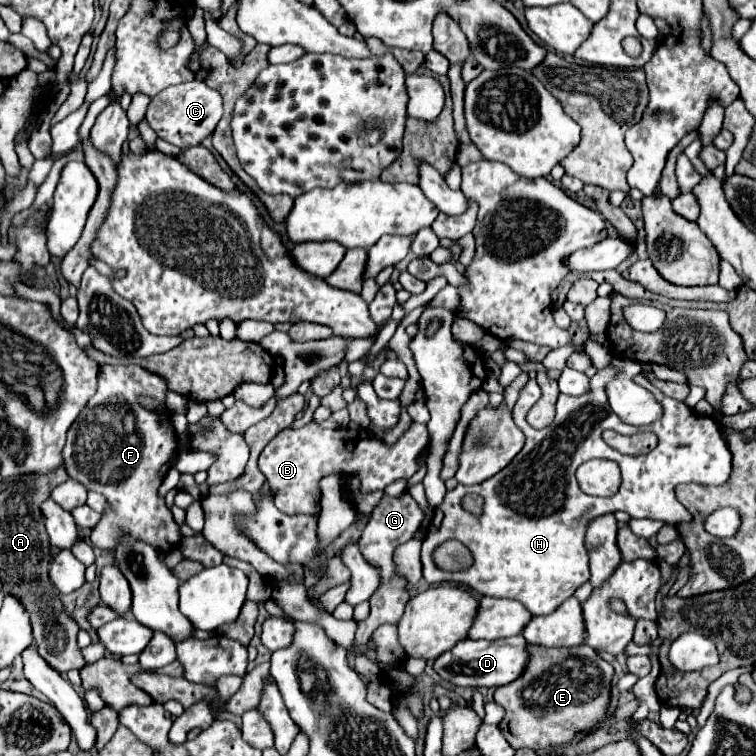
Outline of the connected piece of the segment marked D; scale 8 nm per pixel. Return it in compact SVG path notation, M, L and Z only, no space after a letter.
M507 637L507 639L497 639L497 641L485 641L485 639L467 639L457 643L451 651L443 653L437 661L435 661L435 671L449 683L455 685L463 685L463 687L499 687L505 685L513 679L517 679L517 675L521 675L521 671L525 671L525 665L529 665L529 651L527 651L529 643L525 641L525 637Z

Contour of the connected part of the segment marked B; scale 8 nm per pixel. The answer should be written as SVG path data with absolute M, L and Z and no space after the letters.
M307 423L299 429L283 429L259 455L259 469L265 475L269 487L275 491L275 505L281 513L299 515L313 513L317 509L315 495L319 491L319 479L329 473L353 473L361 477L361 489L384 490L397 479L413 477L427 453L427 429L421 423L413 423L409 431L397 441L395 447L375 441L367 431L353 433L349 429L323 429L317 423Z

